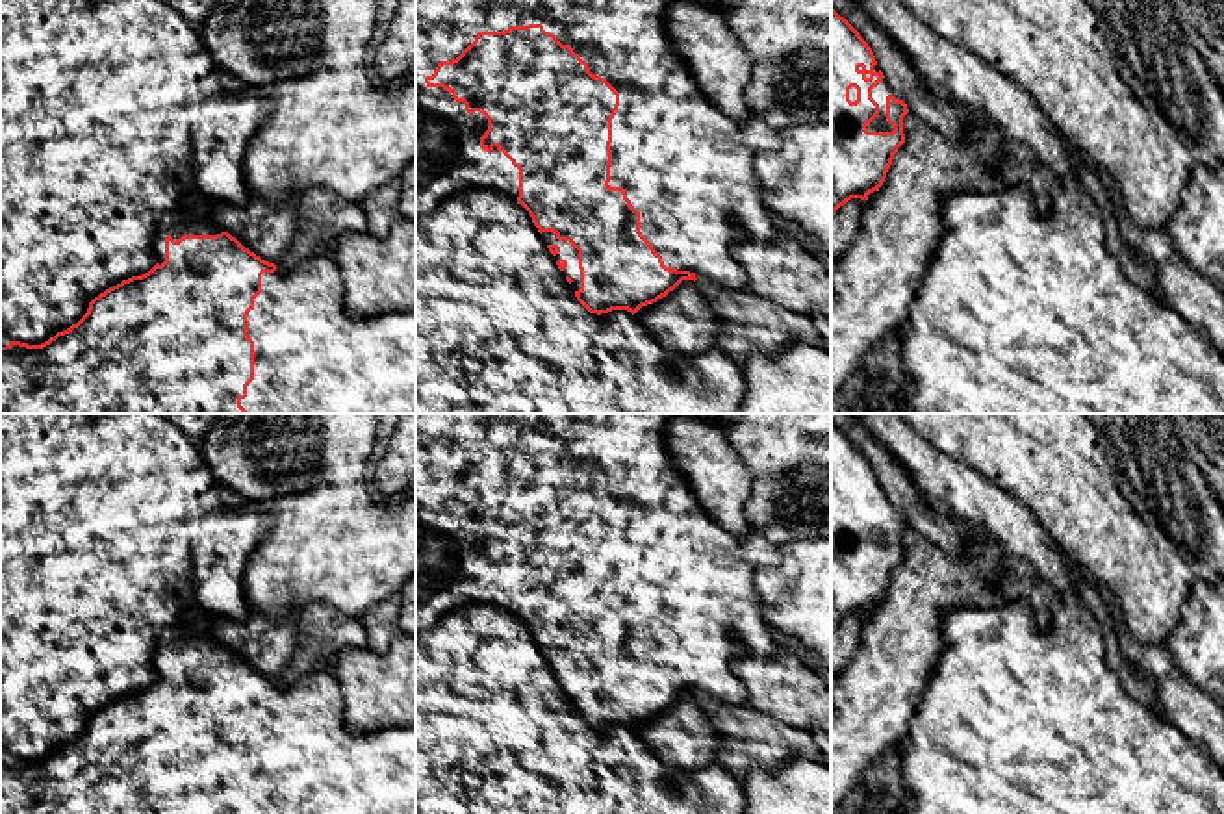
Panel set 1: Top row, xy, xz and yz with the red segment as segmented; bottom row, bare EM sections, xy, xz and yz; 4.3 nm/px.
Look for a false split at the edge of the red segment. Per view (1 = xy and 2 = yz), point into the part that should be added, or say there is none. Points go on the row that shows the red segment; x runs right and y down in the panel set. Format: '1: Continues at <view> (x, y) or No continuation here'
1: Continues at xy (312, 355)
2: Continues at yz (879, 93)

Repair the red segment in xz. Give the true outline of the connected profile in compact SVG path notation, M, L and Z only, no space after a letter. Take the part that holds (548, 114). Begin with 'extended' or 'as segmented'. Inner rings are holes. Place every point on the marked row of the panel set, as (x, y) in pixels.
extended; M415 0L415 217L428 215L436 211L447 197L475 187L491 189L514 198L532 217L532 223L542 234L549 252L555 256L558 269L571 284L577 300L590 313L597 315L612 310L627 310L634 315L642 306L653 304L666 297L682 280L707 280L733 291L747 289L746 271L731 256L731 247L746 239L771 241L777 237L779 230L773 226L770 210L760 198L759 180L753 169L755 152L744 143L740 124L710 104L669 41L666 28L669 4L671 0Z

